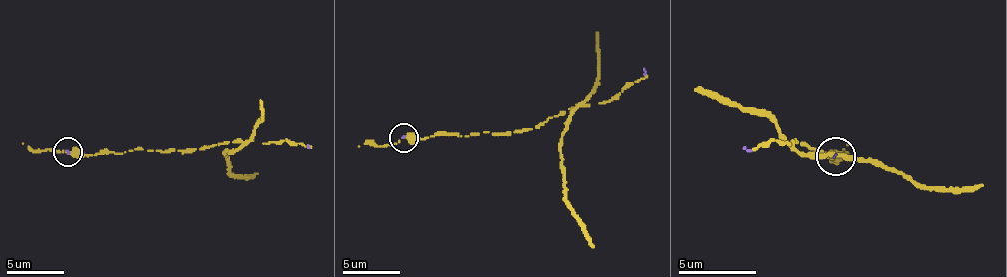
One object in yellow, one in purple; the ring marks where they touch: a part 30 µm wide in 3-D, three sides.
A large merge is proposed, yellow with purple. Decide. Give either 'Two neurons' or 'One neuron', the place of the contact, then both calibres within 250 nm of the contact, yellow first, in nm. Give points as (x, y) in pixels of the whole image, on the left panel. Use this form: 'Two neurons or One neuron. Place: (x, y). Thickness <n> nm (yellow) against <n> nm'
Two neurons. Place: (67, 152). Thickness 320 nm (yellow) against 130 nm

